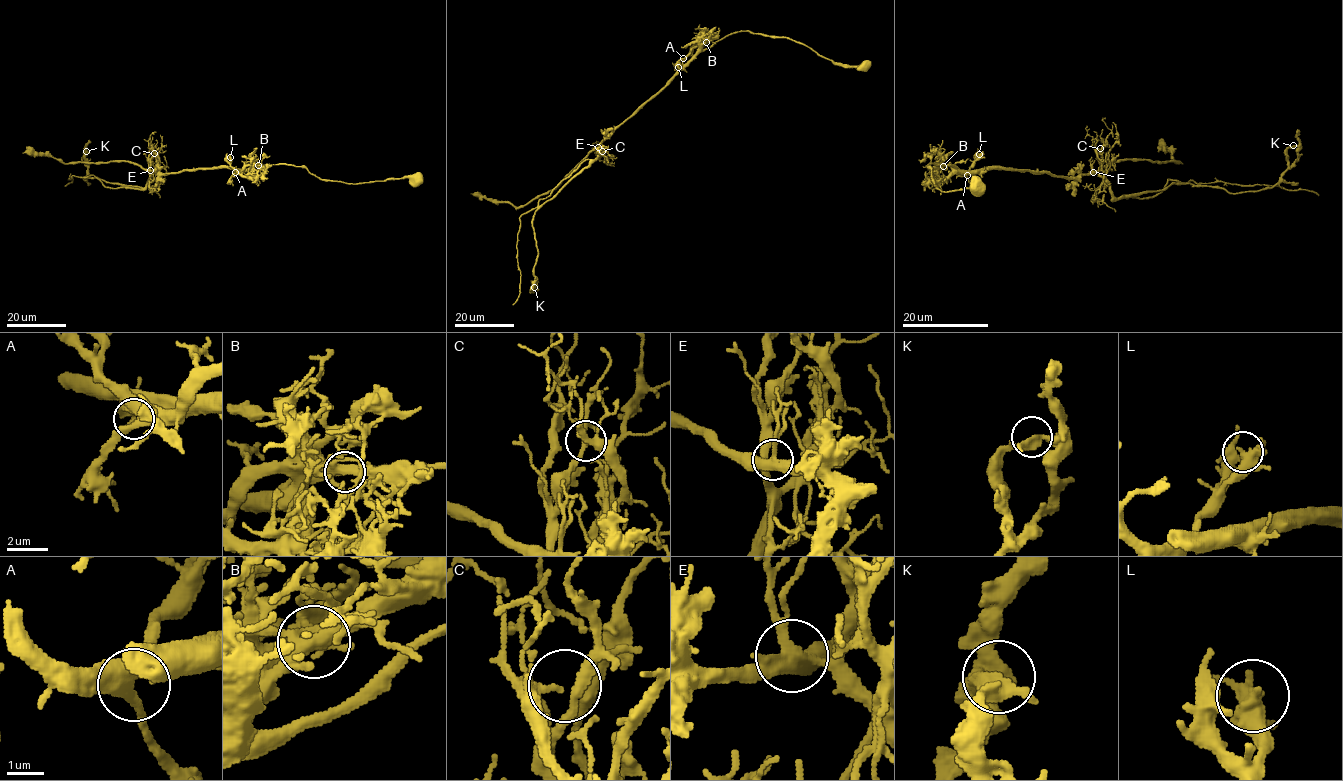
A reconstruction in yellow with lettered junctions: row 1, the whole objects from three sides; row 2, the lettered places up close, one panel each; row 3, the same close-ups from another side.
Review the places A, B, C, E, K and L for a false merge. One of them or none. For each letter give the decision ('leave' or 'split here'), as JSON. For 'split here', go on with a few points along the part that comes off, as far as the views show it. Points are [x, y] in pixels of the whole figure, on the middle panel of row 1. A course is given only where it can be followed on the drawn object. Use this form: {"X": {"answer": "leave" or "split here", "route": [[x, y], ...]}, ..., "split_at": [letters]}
{"A": {"answer": "leave"}, "B": {"answer": "leave"}, "C": {"answer": "leave"}, "E": {"answer": "split here", "route": [[598, 147], [597, 156], [535, 212], [532, 223], [537, 258], [534, 268], [535, 284], [531, 289], [537, 290]]}, "K": {"answer": "leave"}, "L": {"answer": "leave"}, "split_at": ["E"]}

